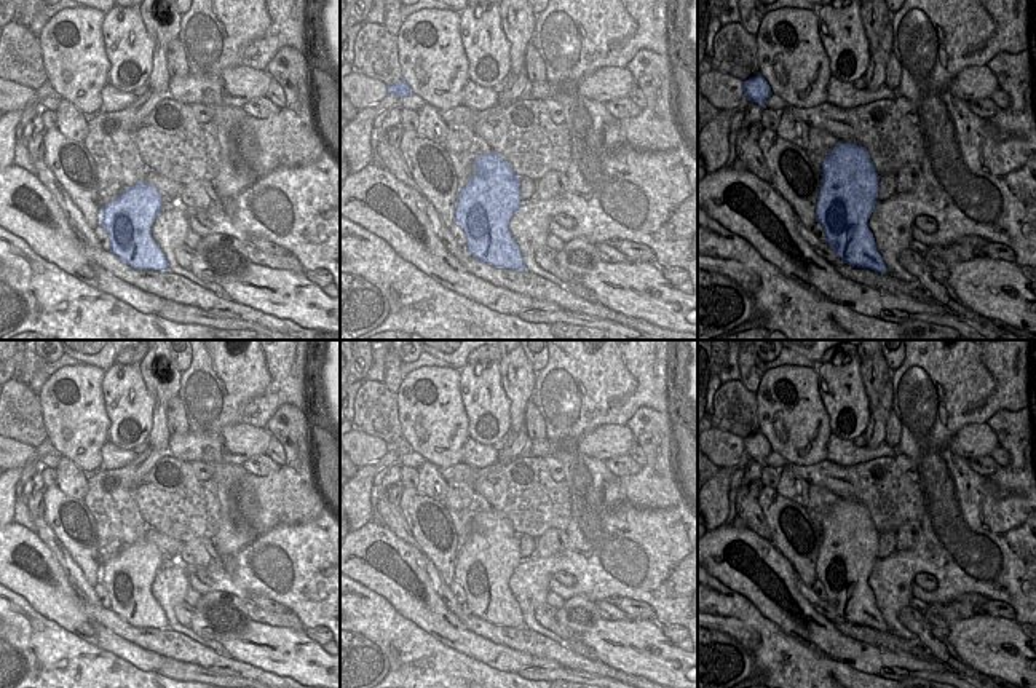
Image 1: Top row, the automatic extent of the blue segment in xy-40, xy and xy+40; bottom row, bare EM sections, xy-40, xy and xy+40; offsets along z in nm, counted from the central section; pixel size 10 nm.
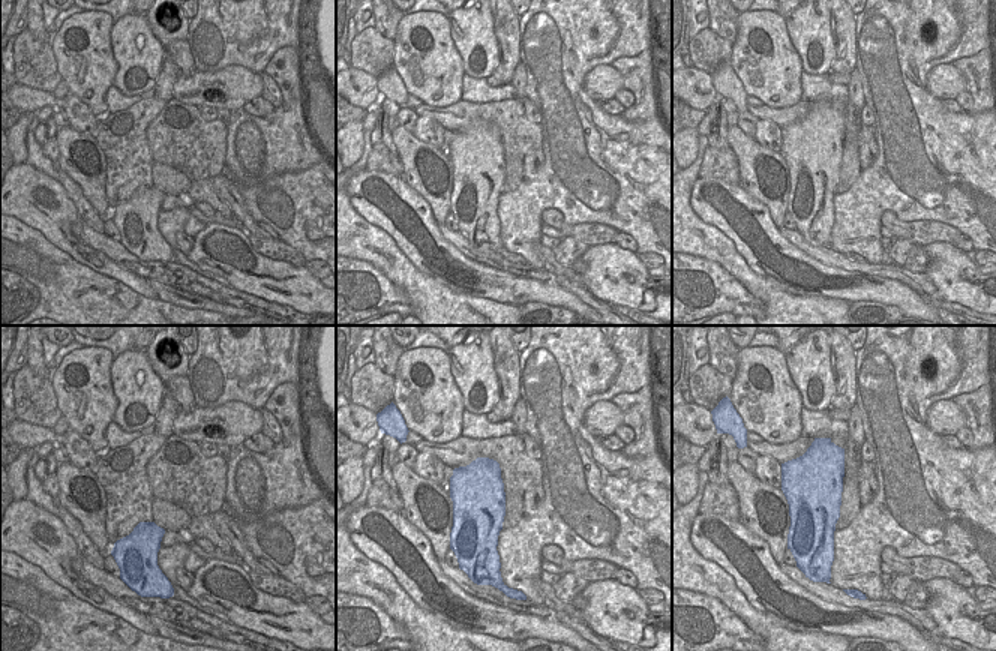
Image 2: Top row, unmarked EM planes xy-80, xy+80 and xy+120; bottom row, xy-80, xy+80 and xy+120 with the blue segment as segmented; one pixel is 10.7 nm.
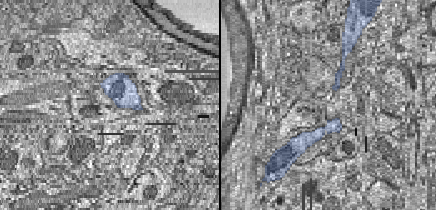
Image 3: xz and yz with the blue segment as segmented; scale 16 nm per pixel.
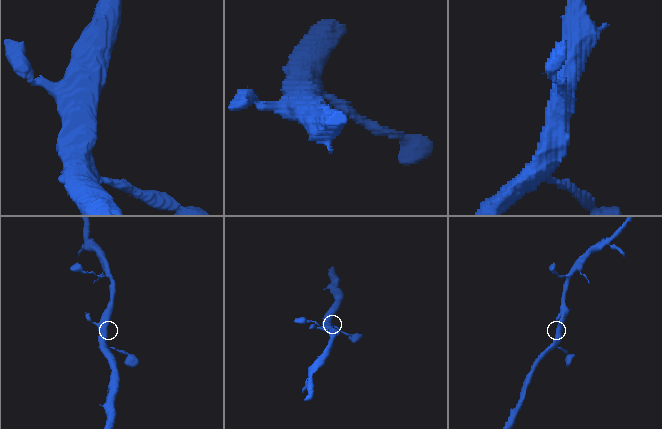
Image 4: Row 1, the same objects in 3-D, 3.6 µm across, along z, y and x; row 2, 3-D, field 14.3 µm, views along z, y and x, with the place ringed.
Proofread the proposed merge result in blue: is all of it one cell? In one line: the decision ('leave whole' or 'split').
leave whole

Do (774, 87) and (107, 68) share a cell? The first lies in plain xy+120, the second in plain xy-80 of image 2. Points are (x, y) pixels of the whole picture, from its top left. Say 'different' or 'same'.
same

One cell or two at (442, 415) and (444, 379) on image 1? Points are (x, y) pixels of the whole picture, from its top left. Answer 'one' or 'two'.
one

